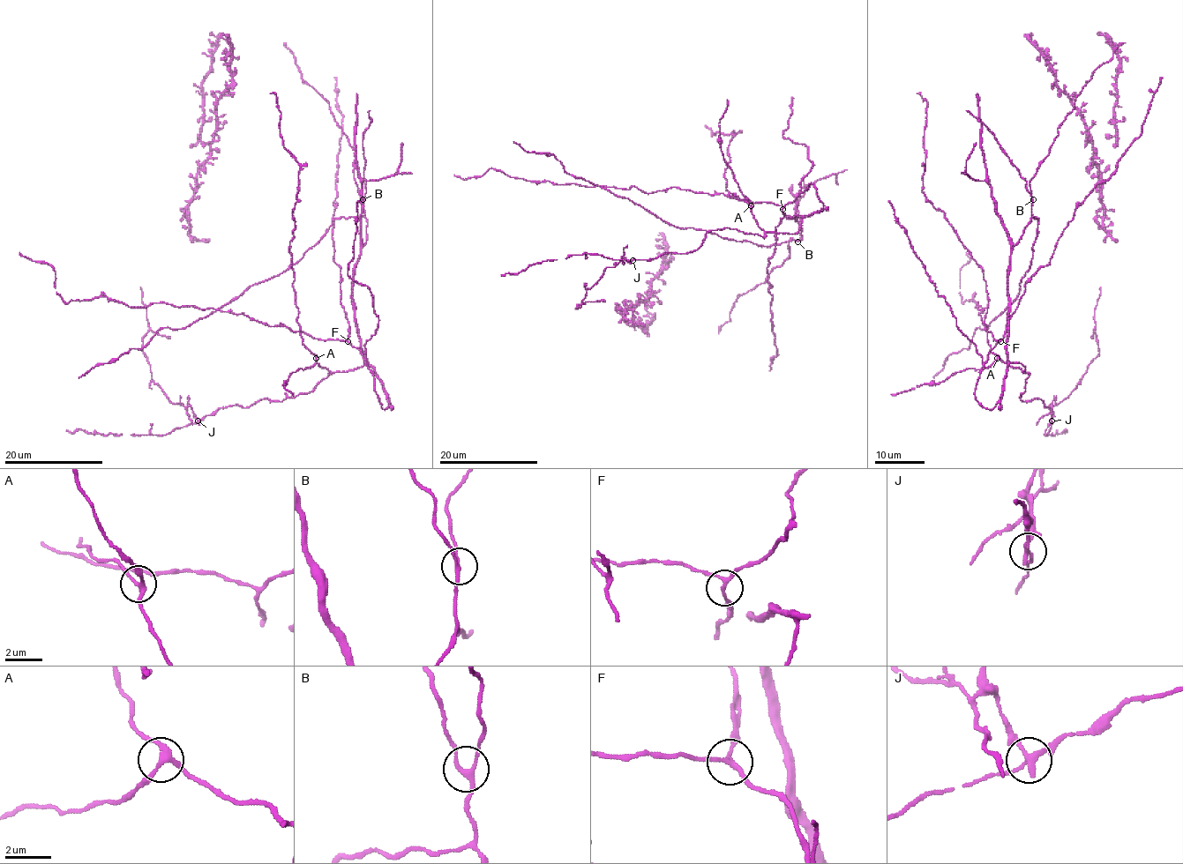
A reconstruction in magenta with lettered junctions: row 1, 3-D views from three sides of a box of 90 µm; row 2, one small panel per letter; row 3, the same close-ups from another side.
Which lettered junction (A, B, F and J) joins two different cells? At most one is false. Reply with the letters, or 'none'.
J

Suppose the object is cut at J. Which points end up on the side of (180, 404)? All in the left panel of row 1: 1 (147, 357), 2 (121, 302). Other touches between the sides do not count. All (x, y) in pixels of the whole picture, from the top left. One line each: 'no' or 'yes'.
1: yes
2: no

